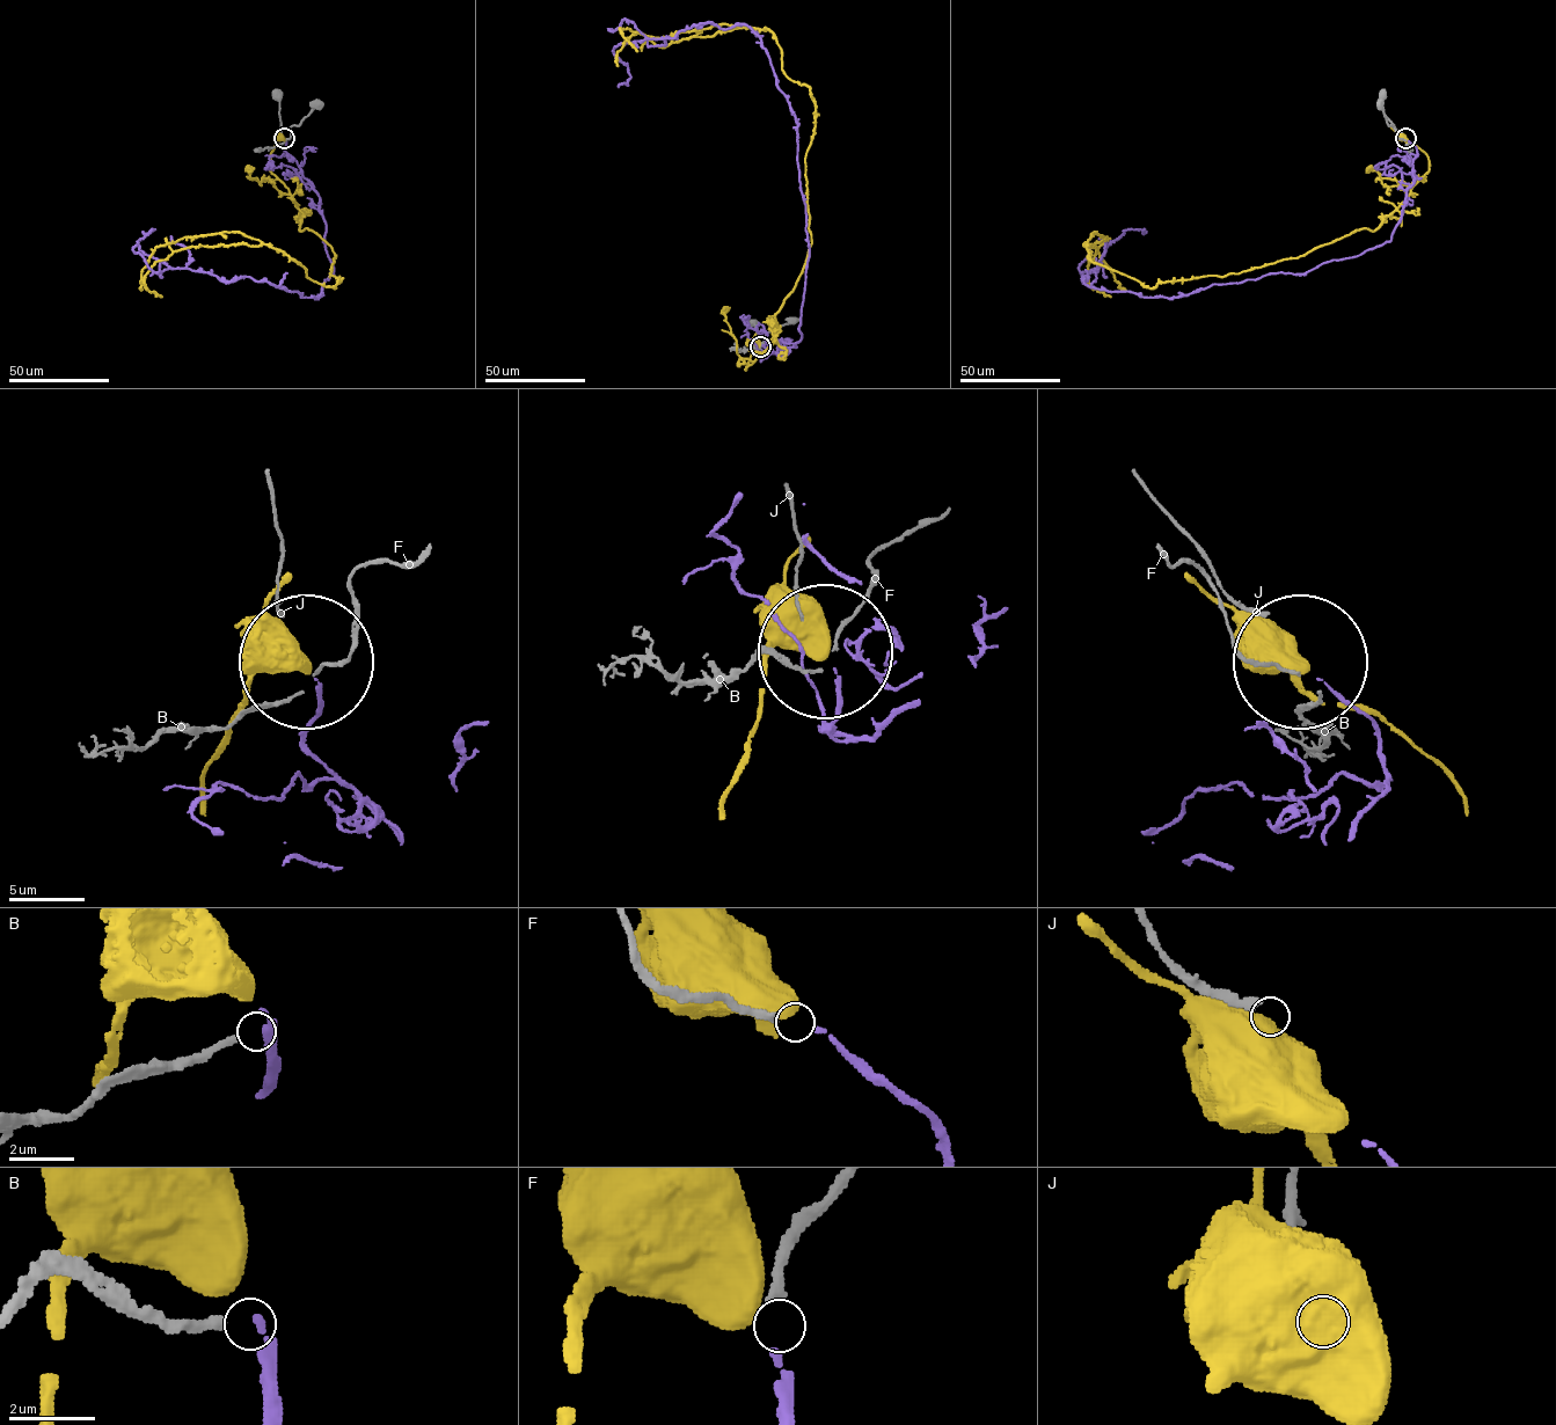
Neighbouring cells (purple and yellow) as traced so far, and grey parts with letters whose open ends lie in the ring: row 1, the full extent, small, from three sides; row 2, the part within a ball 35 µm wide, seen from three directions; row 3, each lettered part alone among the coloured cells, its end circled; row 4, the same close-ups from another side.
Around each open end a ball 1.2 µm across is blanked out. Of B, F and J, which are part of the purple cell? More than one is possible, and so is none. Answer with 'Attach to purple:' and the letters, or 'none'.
Attach to purple: F

